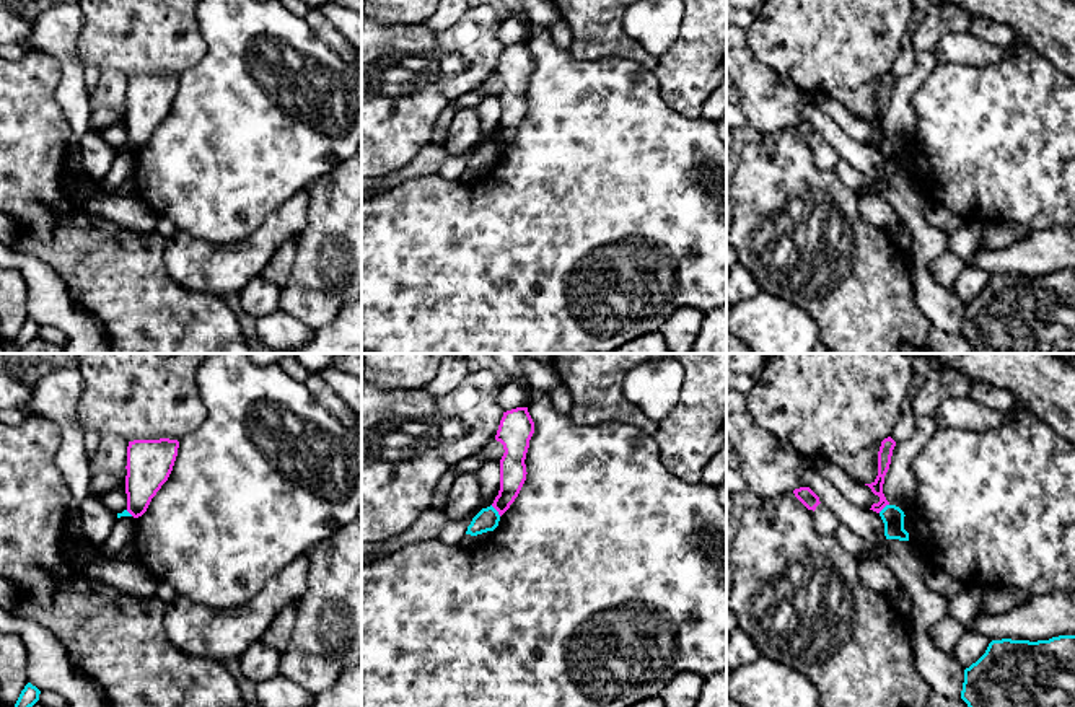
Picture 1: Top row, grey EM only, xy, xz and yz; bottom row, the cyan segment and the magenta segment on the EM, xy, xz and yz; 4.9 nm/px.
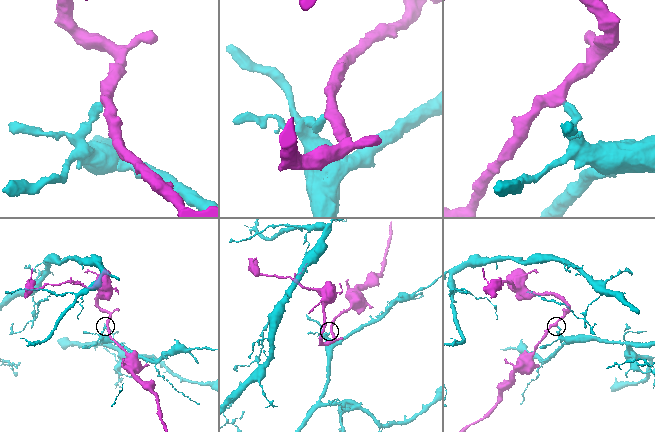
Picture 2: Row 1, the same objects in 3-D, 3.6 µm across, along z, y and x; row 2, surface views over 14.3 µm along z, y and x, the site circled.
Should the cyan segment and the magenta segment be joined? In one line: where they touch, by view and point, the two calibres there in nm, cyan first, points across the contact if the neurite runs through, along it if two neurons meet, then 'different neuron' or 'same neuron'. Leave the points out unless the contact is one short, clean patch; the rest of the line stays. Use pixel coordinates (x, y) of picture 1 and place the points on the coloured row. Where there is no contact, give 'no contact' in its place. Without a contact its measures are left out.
meets cyan in xz at (495, 510); 110 nm thick on the cyan side, 130 nm on the other; border along xz (491, 505), (500, 515); different neuron

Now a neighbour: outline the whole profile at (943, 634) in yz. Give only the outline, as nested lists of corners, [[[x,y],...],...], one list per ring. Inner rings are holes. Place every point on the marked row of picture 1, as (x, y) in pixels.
[[[948,616],[928,627],[928,640],[941,652],[953,653],[956,643],[964,634],[966,626]]]

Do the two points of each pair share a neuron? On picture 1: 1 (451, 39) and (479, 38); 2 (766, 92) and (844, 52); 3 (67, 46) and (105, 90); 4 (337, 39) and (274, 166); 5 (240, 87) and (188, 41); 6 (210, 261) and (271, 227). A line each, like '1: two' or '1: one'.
1: one
2: two
3: two
4: two
5: two
6: one

